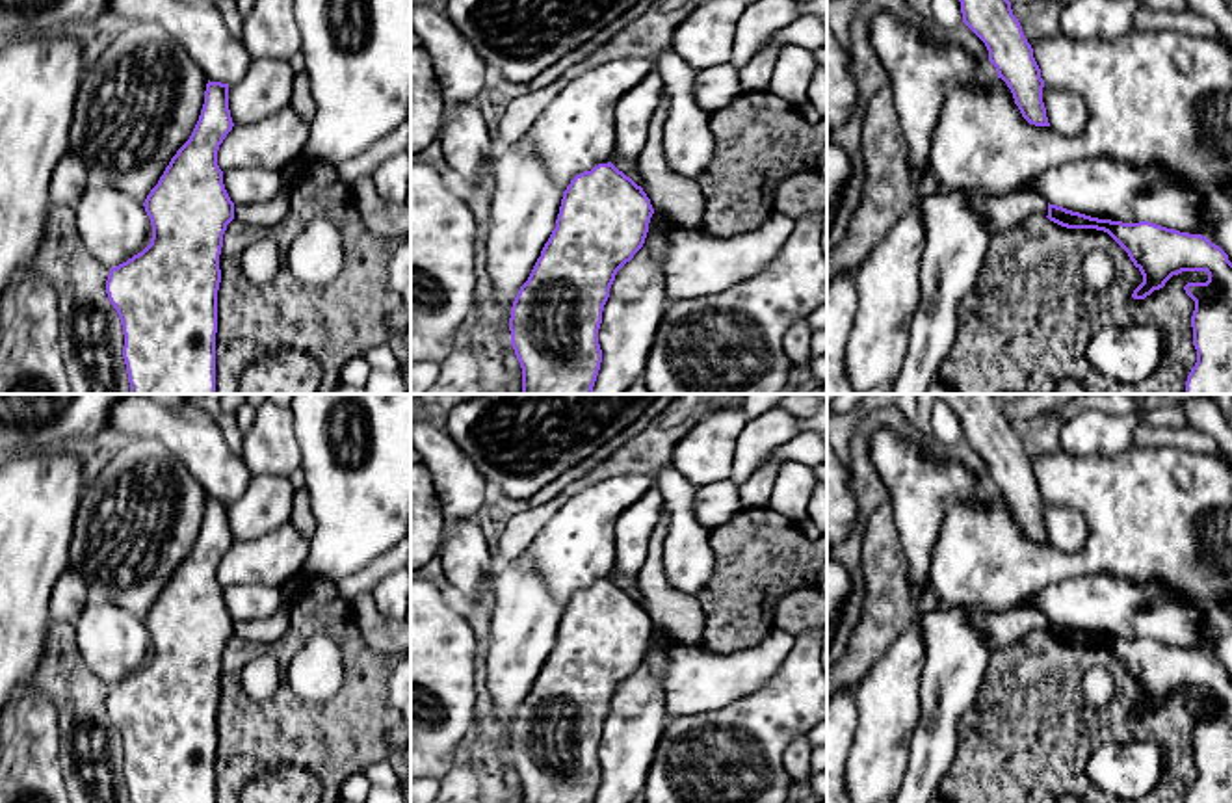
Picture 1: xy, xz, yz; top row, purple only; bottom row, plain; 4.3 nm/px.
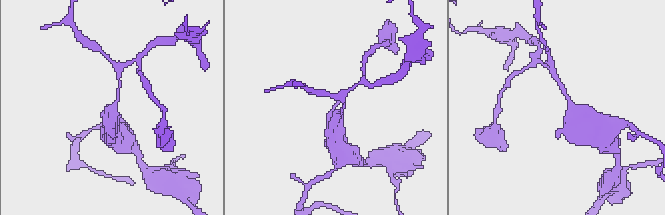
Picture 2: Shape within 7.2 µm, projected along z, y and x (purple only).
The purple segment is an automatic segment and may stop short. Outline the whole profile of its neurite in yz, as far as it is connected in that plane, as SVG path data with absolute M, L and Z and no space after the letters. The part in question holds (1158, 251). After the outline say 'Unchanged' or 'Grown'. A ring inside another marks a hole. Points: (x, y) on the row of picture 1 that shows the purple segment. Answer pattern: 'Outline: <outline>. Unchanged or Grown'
Outline: M1020 191L990 197L968 195L968 206L983 219L989 234L1015 229L1029 216L1046 216L1067 229L1107 232L1141 271L1134 299L1145 299L1182 271L1206 271L1206 283L1187 283L1195 301L1191 316L1197 362L1186 381L1186 394L1232 394L1232 262L1202 234L1180 232L1150 221L1122 223L1098 219L1046 203L1039 193Z. Grown

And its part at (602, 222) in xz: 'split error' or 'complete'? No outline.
split error

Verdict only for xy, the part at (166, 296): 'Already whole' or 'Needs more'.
Needs more

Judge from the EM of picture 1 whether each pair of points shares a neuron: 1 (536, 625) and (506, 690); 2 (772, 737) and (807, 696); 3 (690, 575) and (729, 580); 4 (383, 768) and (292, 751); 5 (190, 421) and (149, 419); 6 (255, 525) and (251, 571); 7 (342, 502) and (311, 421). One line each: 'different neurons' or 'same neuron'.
1: same neuron
2: same neuron
3: different neurons
4: different neurons
5: same neuron
6: different neurons
7: same neuron

